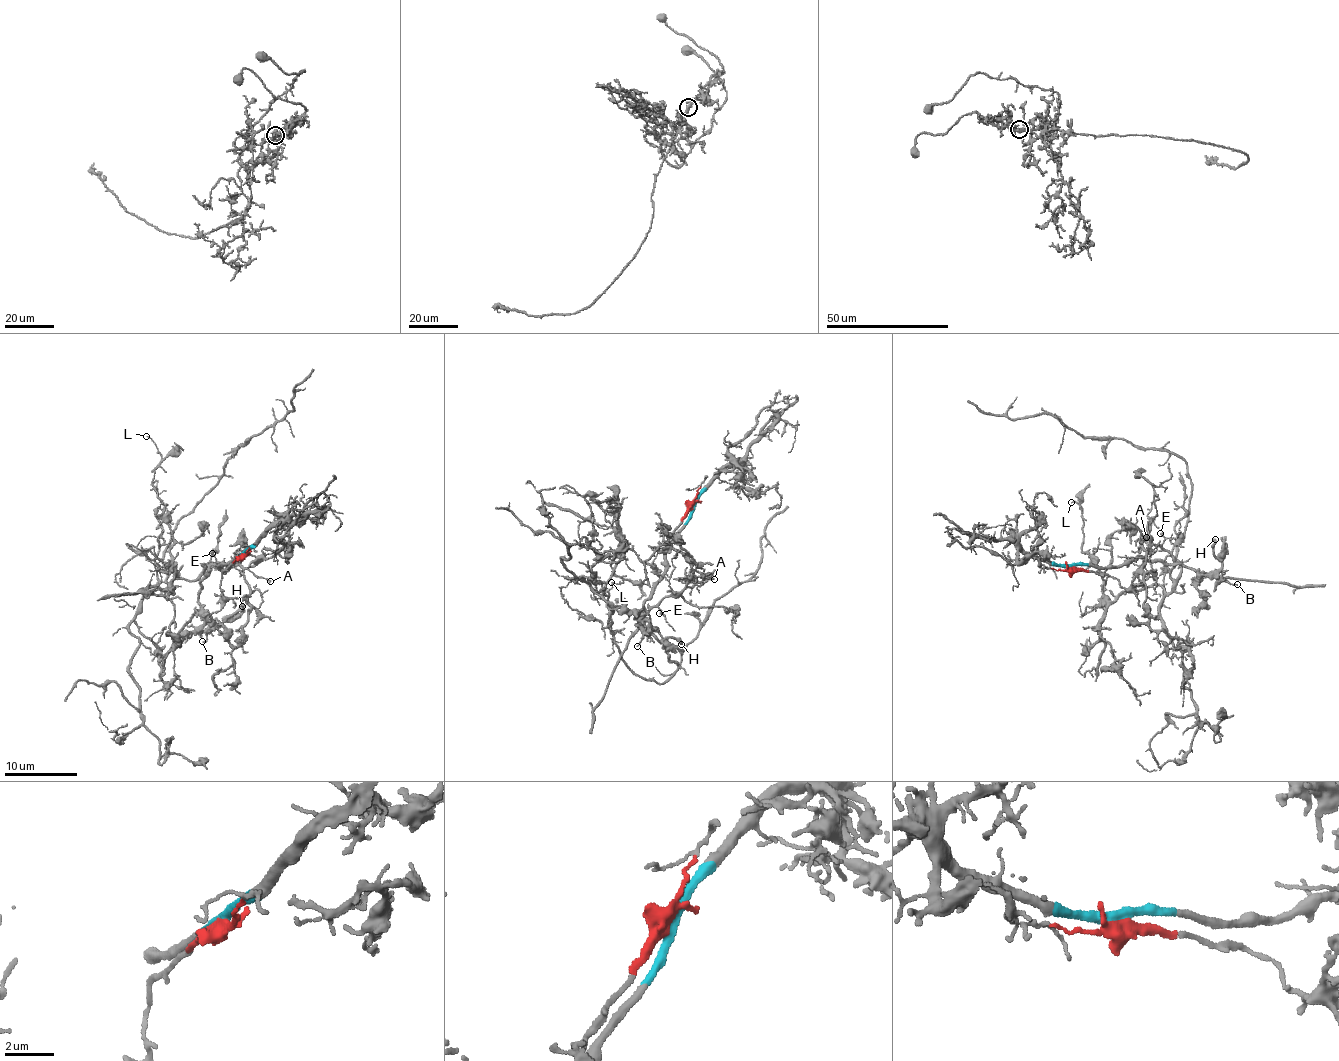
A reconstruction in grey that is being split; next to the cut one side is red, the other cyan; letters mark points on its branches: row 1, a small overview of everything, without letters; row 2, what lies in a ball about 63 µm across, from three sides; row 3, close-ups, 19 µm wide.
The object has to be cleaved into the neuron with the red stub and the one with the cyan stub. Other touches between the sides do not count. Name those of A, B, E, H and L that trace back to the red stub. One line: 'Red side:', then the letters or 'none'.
Red side: A, E, L

